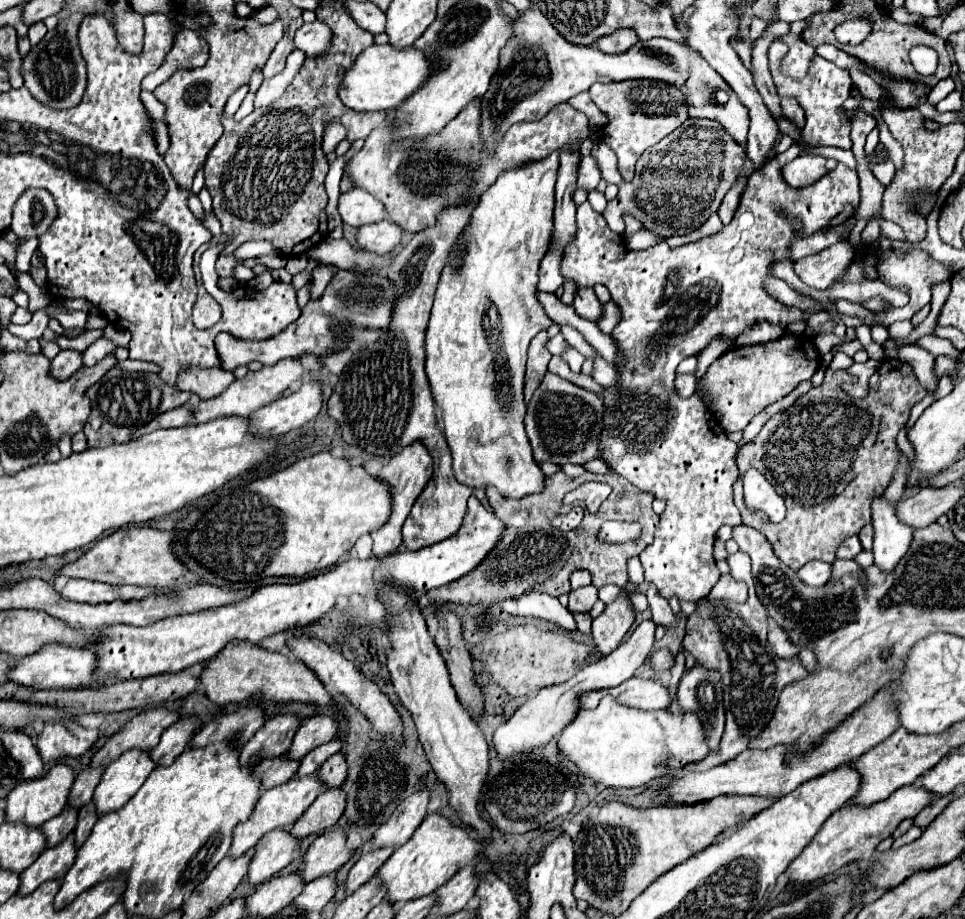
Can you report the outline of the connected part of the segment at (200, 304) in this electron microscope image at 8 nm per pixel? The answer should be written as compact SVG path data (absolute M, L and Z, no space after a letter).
M194 255L193 270L196 274L195 280L198 287L198 296L192 308L194 316L194 326L196 328L210 328L222 318L222 308L220 304L204 290L202 280L200 280L199 255Z

